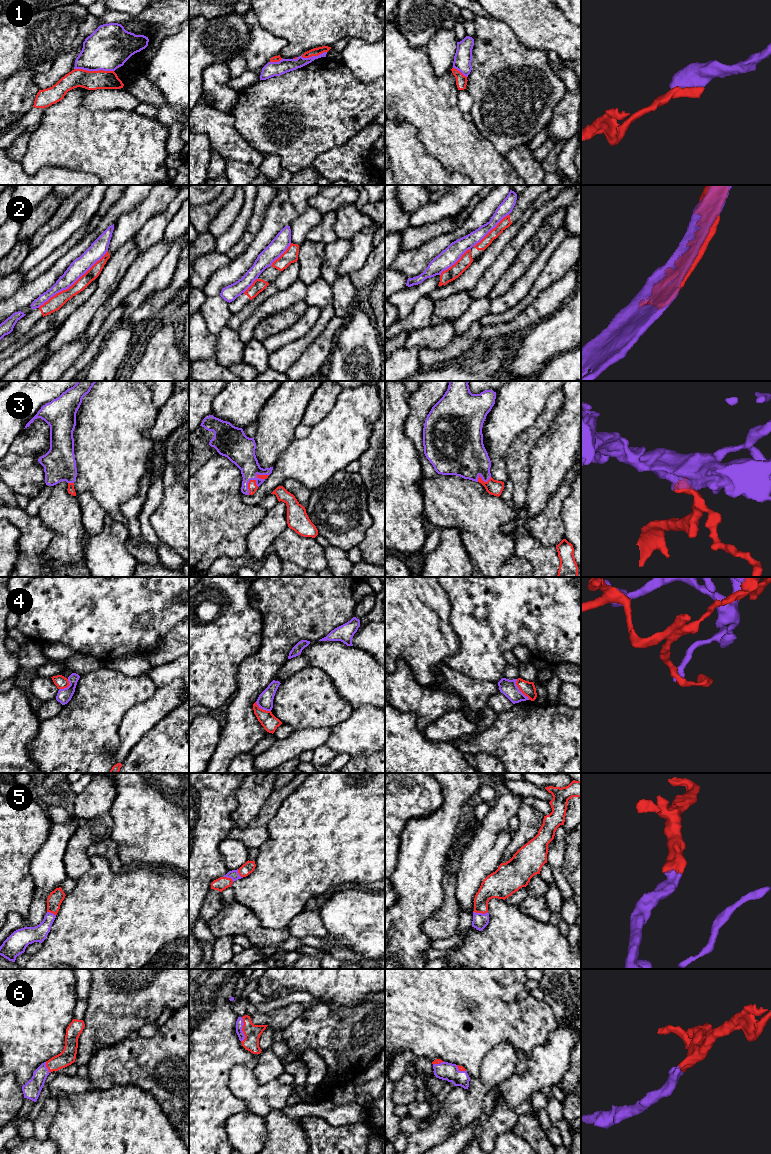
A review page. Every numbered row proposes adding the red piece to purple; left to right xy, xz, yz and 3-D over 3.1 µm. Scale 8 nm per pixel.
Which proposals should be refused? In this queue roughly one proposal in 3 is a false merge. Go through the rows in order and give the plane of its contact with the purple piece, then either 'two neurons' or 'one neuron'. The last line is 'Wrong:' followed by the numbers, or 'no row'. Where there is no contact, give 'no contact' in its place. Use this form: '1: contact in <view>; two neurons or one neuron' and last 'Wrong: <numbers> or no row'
1: contact in xy; two neurons
2: contact in xy; two neurons
3: contact in xz; one neuron
4: contact in yz; two neurons
5: contact in yz; one neuron
6: contact in xz; one neuron
Wrong: 1, 2, 4

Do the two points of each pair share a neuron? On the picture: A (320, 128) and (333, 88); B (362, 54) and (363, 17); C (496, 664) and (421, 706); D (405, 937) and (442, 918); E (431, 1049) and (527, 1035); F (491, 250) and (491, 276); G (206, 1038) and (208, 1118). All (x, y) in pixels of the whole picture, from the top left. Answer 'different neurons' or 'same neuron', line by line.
A: same neuron
B: different neurons
C: different neurons
D: different neurons
E: same neuron
F: different neurons
G: same neuron

